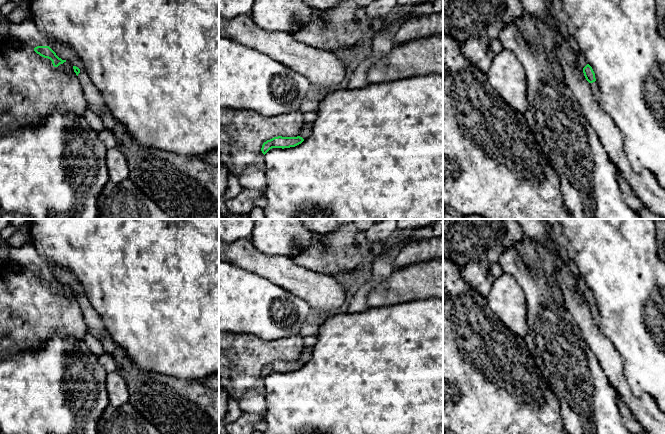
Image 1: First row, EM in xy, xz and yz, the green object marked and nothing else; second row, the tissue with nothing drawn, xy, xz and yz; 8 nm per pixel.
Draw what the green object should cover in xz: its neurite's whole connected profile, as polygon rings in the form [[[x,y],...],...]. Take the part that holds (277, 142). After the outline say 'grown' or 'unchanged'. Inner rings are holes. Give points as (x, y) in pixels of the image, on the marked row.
[[[278,136],[264,142],[261,151],[265,155],[272,148],[284,149],[284,148],[295,147],[301,144],[303,141],[304,139],[300,136],[297,137]]]; unchanged

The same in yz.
[[[587,64],[583,68],[583,73],[584,73],[584,77],[589,82],[589,86],[590,86],[591,91],[593,93],[594,99],[598,103],[600,100],[600,97],[601,97],[601,93],[599,90],[599,86],[596,82],[595,73],[594,73],[592,67],[589,64]]]; grown

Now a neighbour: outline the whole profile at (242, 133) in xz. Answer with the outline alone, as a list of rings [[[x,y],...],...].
[[[219,108],[219,160],[237,175],[242,188],[267,187],[262,145],[274,137],[297,137],[304,126],[299,110],[264,117],[251,110]]]

